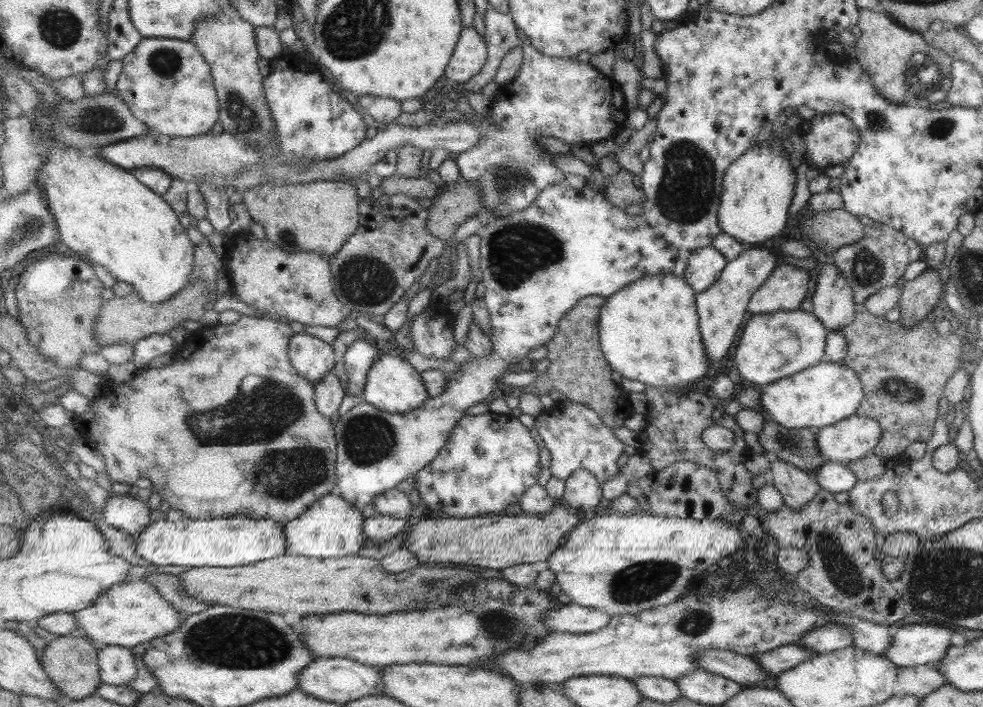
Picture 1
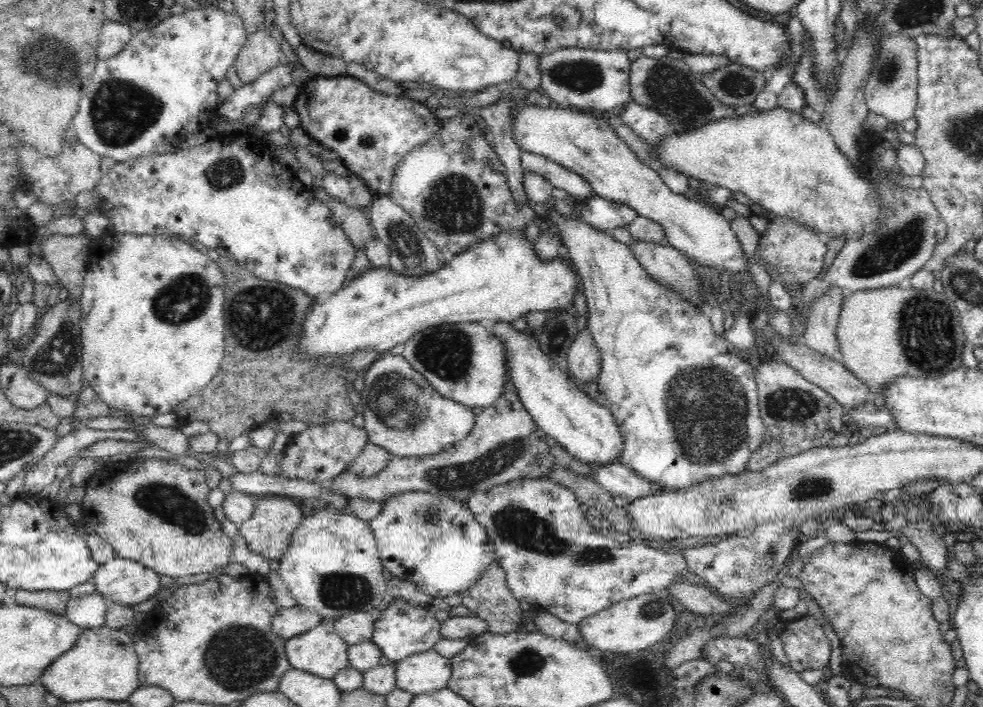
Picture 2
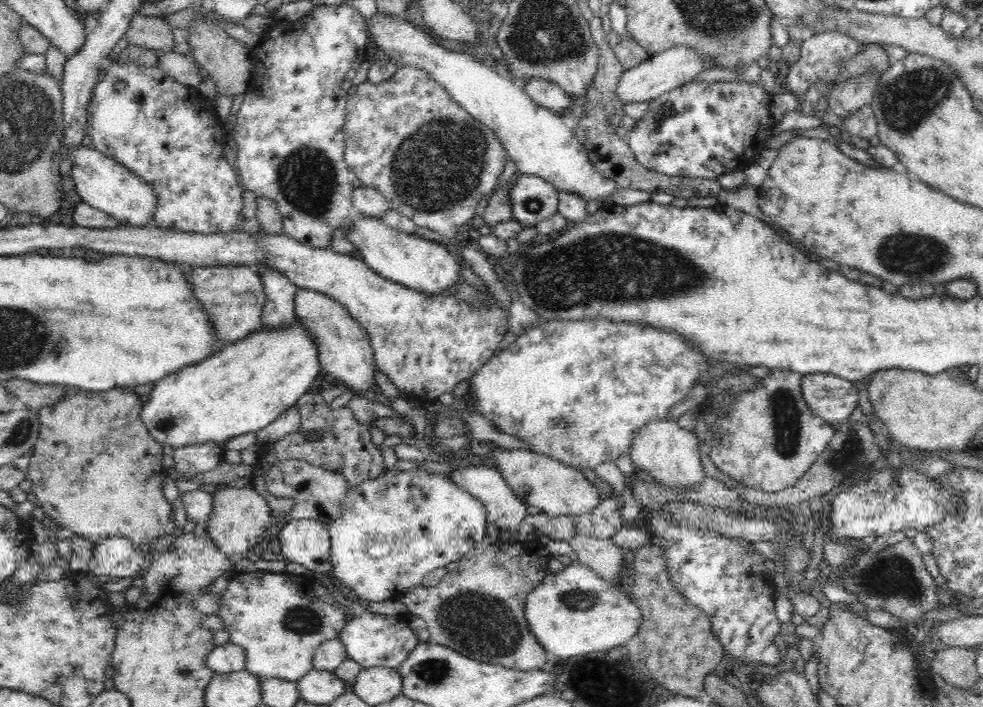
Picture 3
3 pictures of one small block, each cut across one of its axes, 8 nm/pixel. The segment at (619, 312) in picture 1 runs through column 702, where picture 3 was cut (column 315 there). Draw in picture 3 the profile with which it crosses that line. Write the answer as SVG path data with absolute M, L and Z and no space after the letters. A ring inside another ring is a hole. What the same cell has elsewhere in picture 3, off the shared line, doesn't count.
M295 316L289 324L281 325L280 328L254 331L244 342L236 341L232 346L224 345L218 352L197 364L188 365L188 368L184 366L174 374L164 376L148 393L149 399L143 404L139 416L152 438L160 444L172 446L172 449L202 442L225 445L234 436L258 432L274 422L282 412L297 404L322 370L318 364L318 344L306 328L307 325Z

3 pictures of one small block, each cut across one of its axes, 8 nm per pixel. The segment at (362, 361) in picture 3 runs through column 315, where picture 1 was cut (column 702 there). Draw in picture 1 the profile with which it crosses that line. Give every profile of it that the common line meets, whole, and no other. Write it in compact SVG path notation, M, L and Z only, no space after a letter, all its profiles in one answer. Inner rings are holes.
M749 246L737 258L729 262L713 286L697 293L702 343L705 344L708 359L717 362L728 352L728 348L734 342L734 336L742 324L742 318L746 314L748 298L756 294L757 288L764 284L764 280L772 274L776 267L774 254L766 249L761 249L760 246L758 248Z

